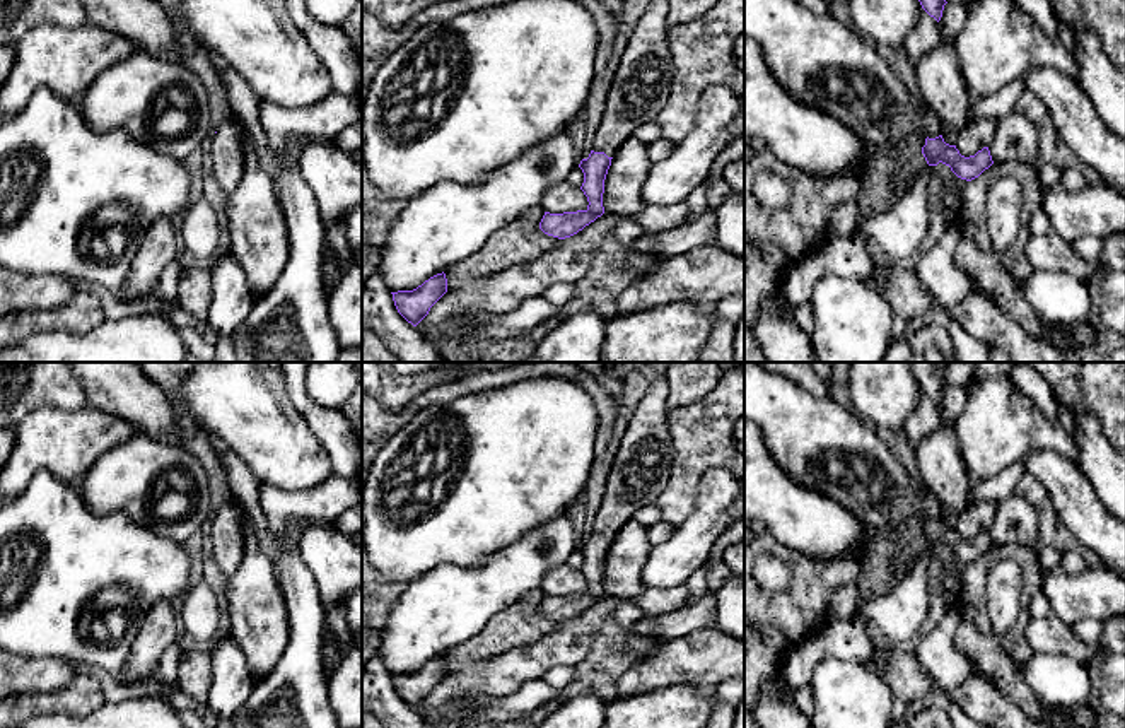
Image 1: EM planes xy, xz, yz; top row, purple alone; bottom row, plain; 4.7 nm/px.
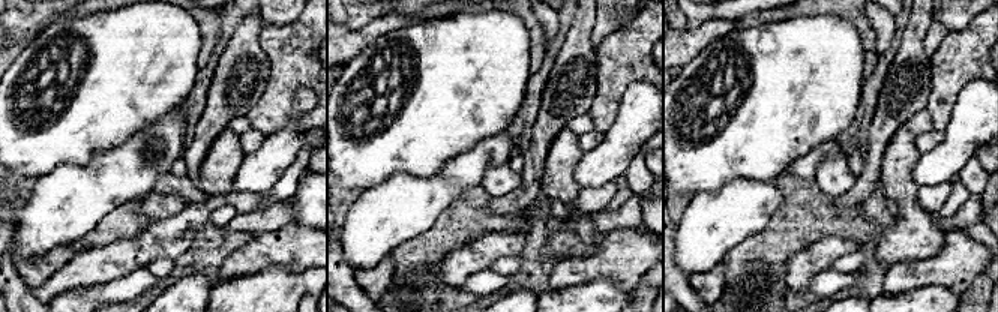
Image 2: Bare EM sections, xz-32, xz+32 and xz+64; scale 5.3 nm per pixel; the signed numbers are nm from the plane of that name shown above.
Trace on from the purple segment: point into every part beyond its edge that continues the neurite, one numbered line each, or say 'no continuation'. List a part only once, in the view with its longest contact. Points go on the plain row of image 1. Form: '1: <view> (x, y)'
1: xz (641, 470)

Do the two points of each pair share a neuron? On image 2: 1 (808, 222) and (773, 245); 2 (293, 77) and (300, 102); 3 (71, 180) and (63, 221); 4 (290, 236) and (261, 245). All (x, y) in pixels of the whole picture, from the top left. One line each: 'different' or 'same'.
1: same
2: different
3: same
4: same

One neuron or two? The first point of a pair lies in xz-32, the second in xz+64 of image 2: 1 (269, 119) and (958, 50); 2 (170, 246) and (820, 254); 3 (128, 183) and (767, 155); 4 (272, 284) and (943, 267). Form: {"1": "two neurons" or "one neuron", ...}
{"1": "one neuron", "2": "one neuron", "3": "two neurons", "4": "two neurons"}

